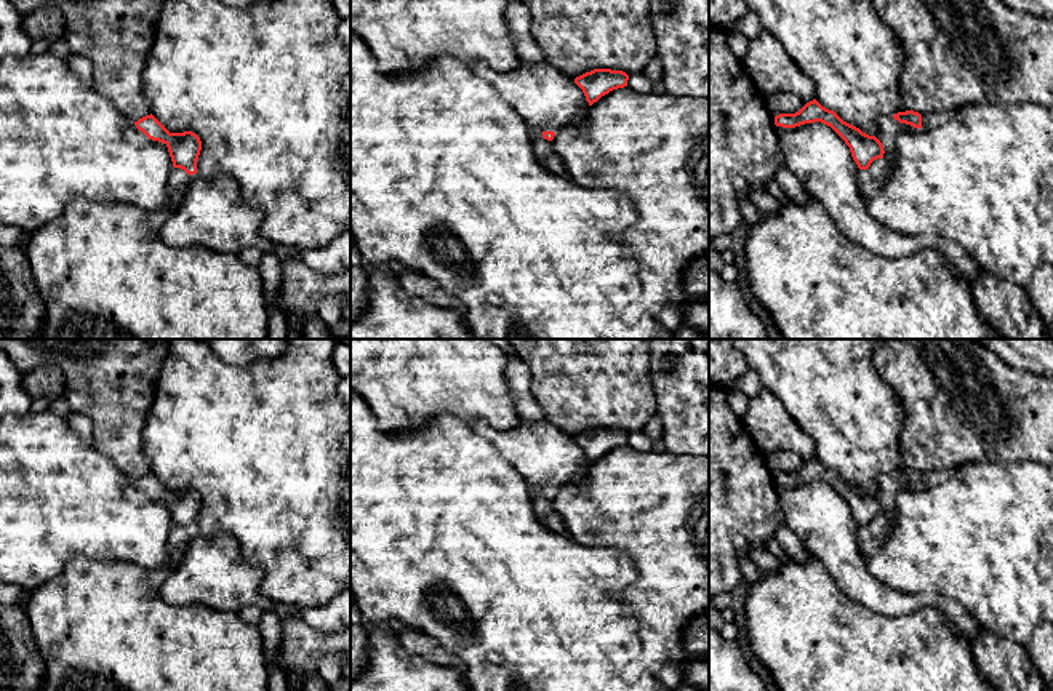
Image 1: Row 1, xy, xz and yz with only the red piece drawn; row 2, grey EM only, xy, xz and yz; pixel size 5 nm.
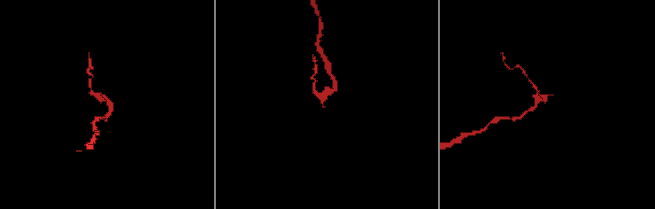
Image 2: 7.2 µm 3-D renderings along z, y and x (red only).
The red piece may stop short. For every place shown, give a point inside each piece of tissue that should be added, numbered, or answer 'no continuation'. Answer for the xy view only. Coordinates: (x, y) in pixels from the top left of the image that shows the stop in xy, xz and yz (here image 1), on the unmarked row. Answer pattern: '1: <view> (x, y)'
no continuation

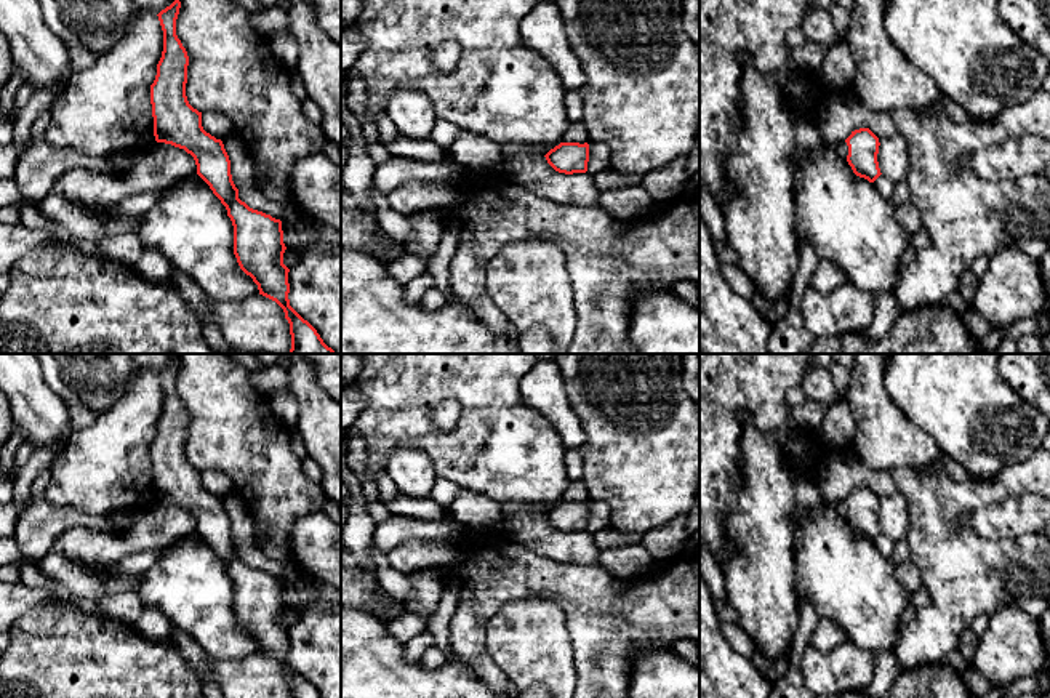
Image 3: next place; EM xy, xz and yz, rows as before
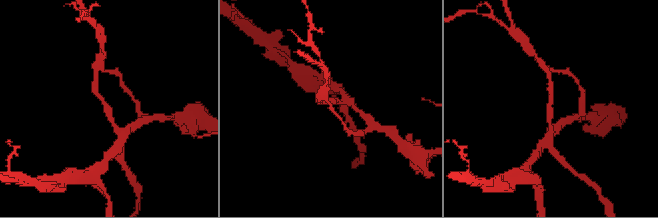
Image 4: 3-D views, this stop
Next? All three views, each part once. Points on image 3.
no continuation

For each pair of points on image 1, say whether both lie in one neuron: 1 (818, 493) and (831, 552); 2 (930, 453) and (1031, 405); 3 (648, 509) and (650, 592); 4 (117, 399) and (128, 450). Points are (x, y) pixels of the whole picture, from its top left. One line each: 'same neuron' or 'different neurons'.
1: same neuron
2: same neuron
3: same neuron
4: same neuron

